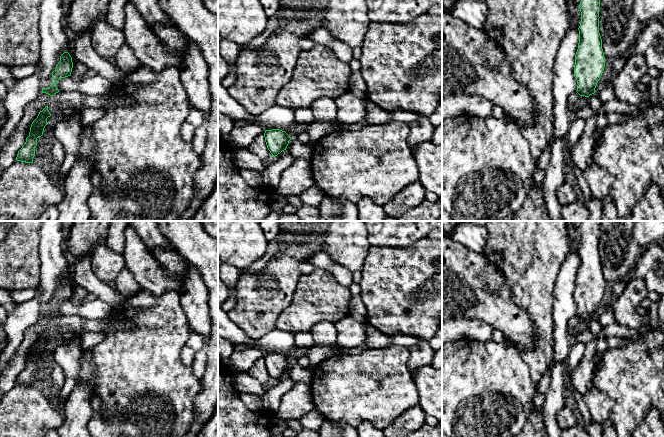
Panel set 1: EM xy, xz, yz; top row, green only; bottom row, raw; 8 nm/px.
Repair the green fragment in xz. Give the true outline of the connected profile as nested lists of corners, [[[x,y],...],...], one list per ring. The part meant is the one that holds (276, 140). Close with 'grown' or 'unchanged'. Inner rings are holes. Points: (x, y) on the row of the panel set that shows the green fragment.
[[[280,129],[266,130],[264,133],[265,142],[268,150],[273,157],[286,150],[291,137]]] | unchanged

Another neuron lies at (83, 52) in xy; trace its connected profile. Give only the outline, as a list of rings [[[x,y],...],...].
[[[91,29],[75,38],[73,56],[77,62],[87,66],[111,83],[117,84],[128,77],[115,64],[99,56],[92,47]]]

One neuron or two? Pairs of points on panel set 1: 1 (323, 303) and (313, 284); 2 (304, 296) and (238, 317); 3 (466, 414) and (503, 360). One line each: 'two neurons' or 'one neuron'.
1: one neuron
2: two neurons
3: one neuron

